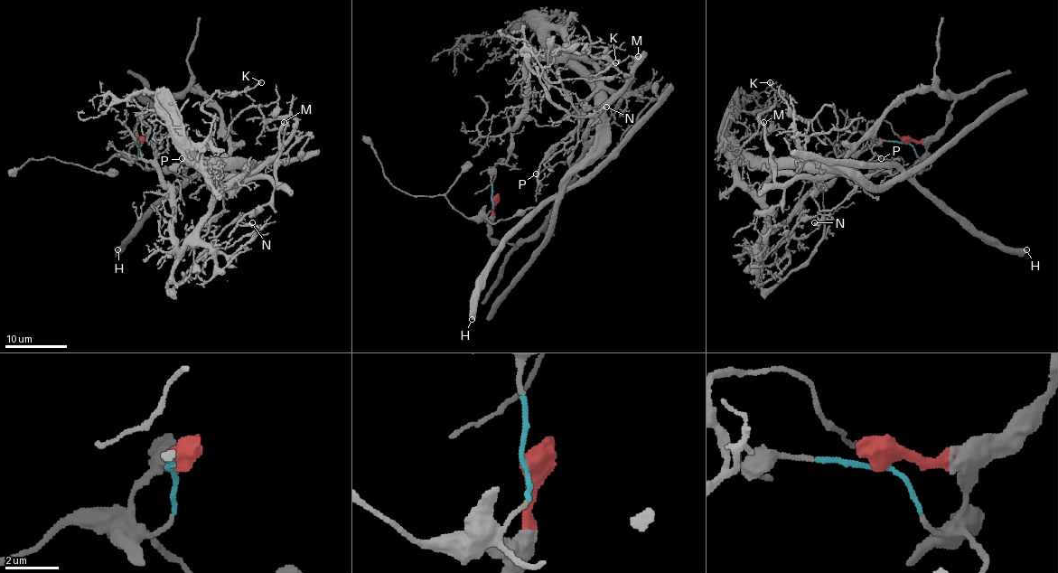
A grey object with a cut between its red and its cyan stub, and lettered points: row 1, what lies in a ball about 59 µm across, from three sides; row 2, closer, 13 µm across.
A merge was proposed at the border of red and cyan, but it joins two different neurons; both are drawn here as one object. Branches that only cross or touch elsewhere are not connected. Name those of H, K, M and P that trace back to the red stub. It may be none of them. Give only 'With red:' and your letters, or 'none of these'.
With red: K, M, P

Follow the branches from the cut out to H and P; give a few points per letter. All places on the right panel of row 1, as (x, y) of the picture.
H: (908, 142), (922, 159), (931, 164), (926, 170), (920, 170), (915, 181), (951, 213), (1006, 247), (1026, 250)
P: (908, 142), (928, 140), (954, 100), (912, 90), (833, 171), (791, 170), (828, 177), (881, 159)

